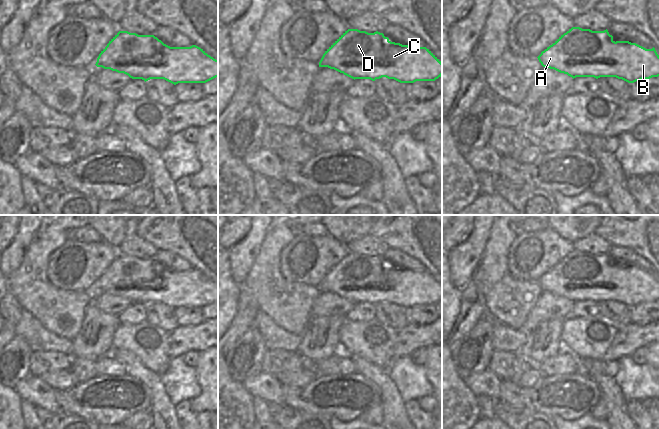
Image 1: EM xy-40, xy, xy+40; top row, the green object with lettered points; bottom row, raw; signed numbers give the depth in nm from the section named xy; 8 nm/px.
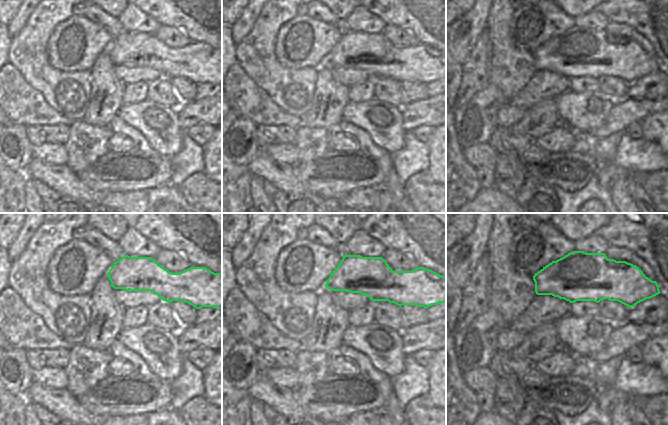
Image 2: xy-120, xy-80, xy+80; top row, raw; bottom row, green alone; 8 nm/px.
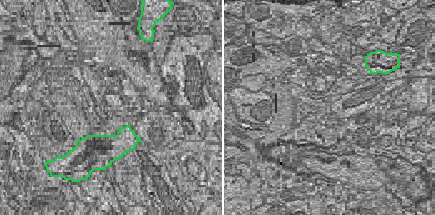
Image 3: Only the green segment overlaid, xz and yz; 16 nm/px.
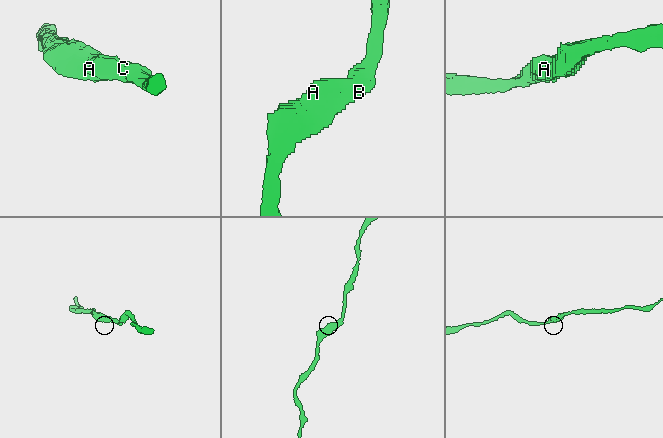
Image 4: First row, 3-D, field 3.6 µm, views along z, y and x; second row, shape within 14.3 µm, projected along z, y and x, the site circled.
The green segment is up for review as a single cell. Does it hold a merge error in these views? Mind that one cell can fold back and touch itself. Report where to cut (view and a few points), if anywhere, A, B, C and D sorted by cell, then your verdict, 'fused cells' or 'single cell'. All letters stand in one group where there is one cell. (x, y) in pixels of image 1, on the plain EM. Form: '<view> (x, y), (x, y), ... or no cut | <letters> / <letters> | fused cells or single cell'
no cut | A B C D | single cell

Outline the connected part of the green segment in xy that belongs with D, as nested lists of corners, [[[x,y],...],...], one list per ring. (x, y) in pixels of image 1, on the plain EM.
[[[358,253],[345,255],[323,278],[319,291],[334,293],[352,303],[370,303],[382,301],[394,303],[400,307],[416,305],[435,305],[442,300],[442,286],[426,271],[410,271],[391,266],[378,255],[368,257]]]

